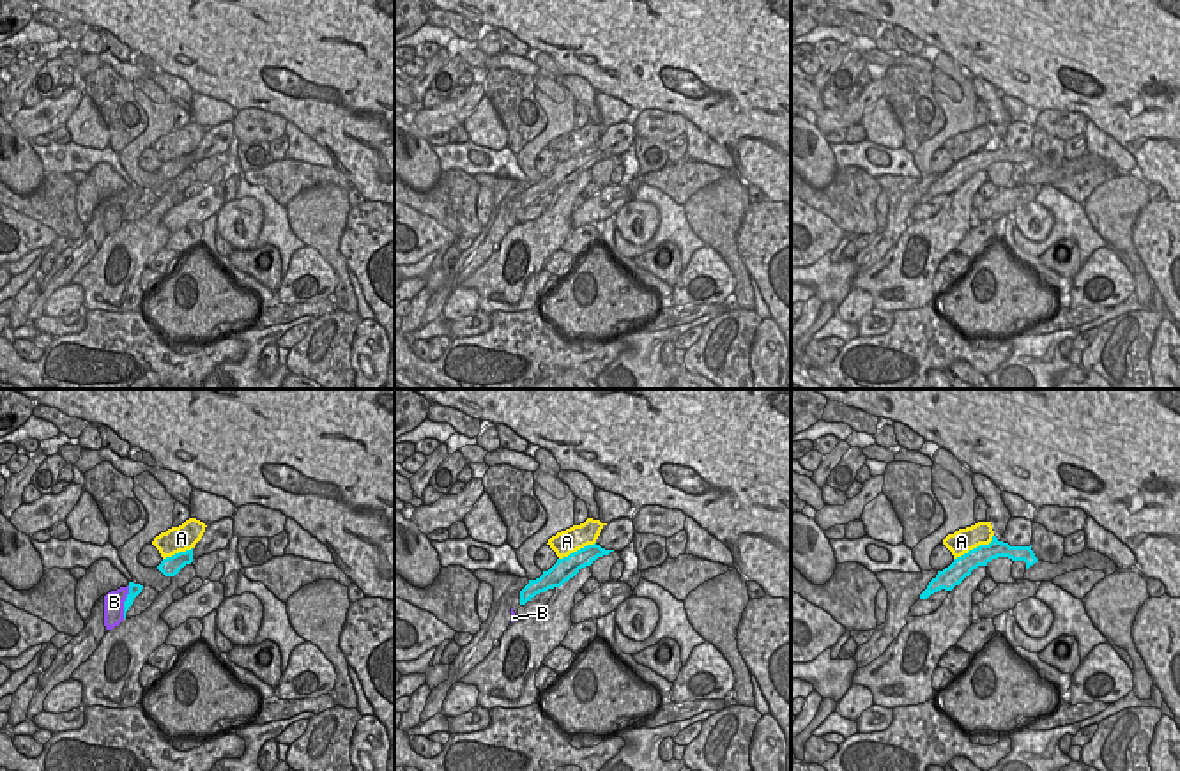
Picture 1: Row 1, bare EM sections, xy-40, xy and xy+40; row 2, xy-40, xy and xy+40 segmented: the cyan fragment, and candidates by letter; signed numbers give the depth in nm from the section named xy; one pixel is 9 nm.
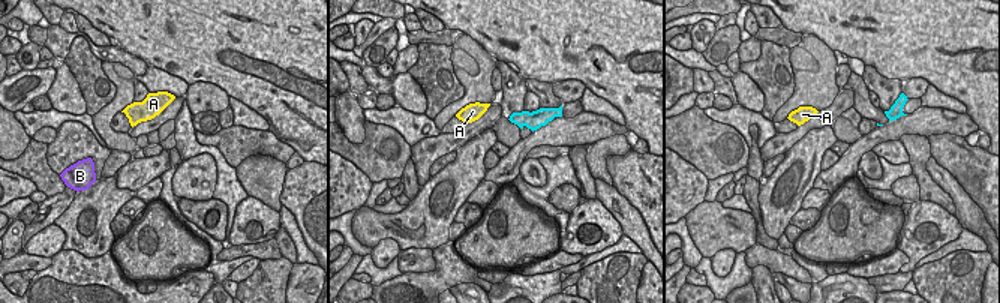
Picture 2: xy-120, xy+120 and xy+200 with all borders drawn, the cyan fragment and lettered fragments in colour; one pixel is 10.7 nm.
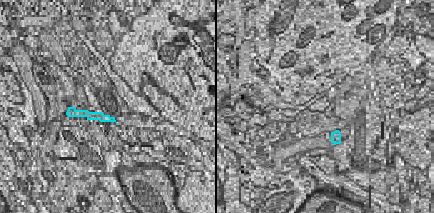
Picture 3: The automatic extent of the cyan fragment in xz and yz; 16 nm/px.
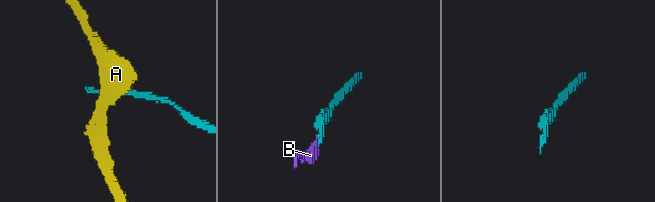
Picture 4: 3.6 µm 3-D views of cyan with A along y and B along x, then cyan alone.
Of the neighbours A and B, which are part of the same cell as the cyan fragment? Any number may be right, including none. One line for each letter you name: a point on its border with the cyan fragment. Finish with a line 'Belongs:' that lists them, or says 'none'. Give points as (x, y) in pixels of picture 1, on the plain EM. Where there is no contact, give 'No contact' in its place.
B: Touches cyan at xy-40 (124, 206)
Belongs: B

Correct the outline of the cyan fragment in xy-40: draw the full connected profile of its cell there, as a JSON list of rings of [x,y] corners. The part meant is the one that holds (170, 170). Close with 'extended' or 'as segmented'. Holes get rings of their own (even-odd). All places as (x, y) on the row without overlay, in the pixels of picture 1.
[[[193,152],[163,163],[157,173],[165,180],[175,180],[186,168],[191,168],[191,166],[193,166]]]; as segmented

